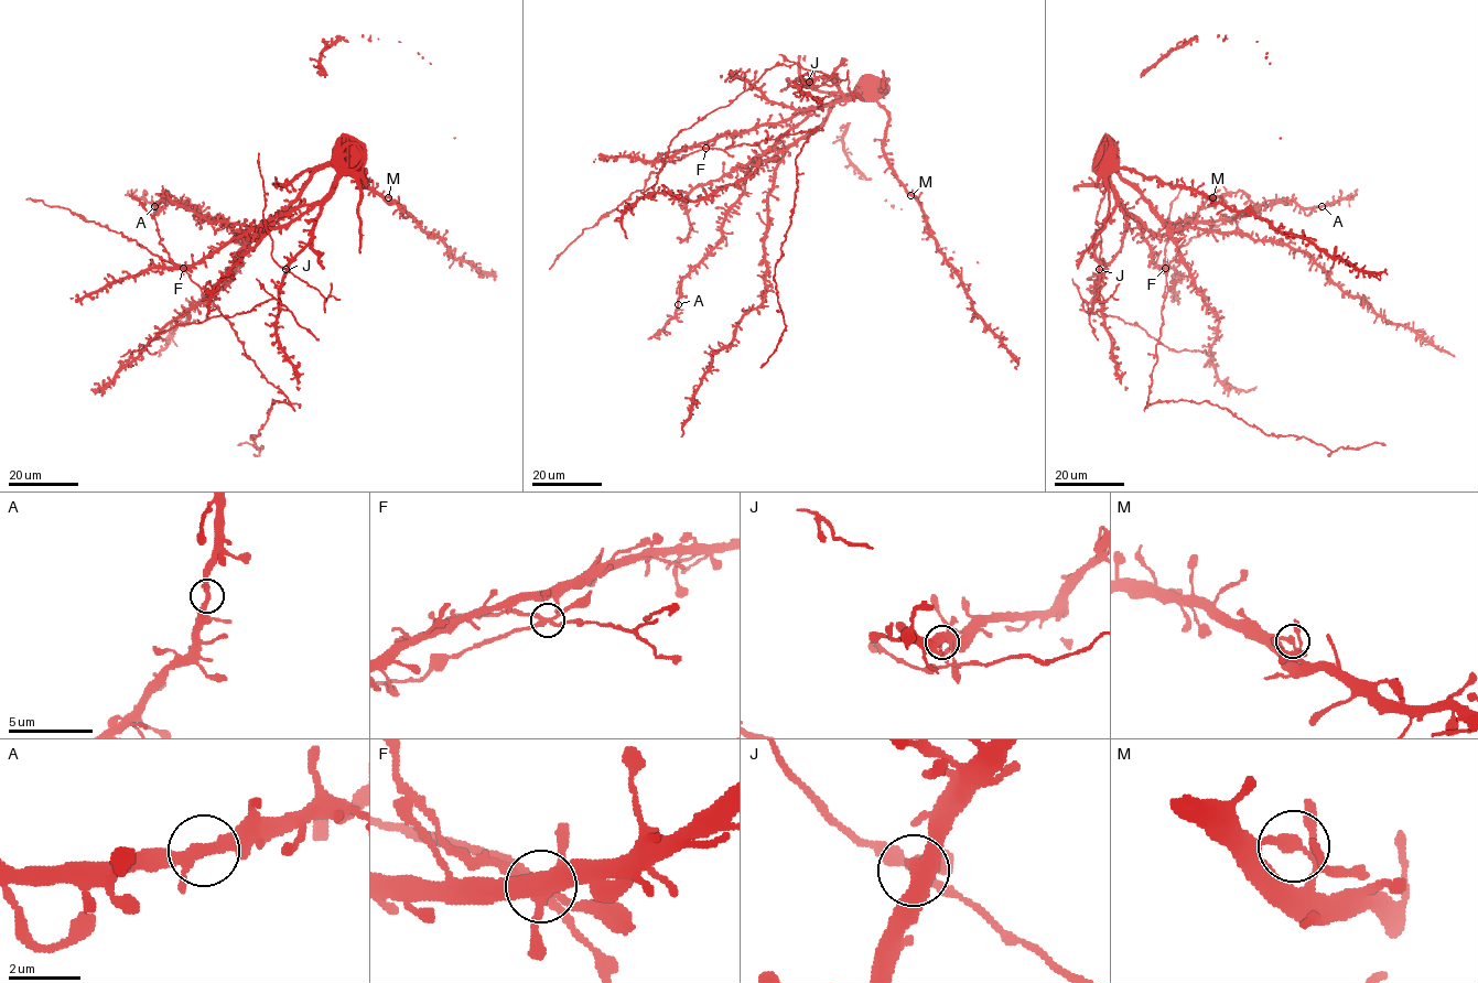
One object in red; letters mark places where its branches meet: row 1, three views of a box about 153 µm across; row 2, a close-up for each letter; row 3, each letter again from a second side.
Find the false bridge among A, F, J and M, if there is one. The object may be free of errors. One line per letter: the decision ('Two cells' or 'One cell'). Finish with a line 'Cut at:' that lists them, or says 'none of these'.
A: One cell
F: Two cells
J: One cell
M: One cell
Cut at: F

